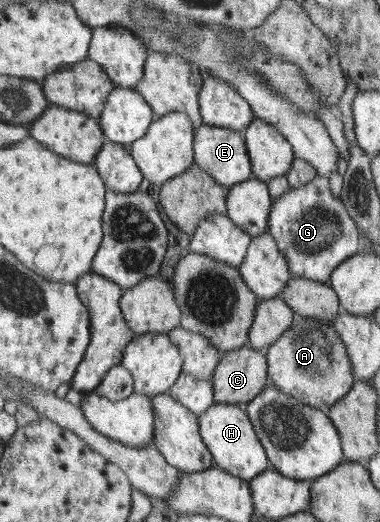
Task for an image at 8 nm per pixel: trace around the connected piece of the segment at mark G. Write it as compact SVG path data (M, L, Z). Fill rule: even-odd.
M318 176L301 188L291 187L285 196L273 199L269 227L294 276L329 283L339 265L362 252L358 225L342 199L333 195L327 176Z

